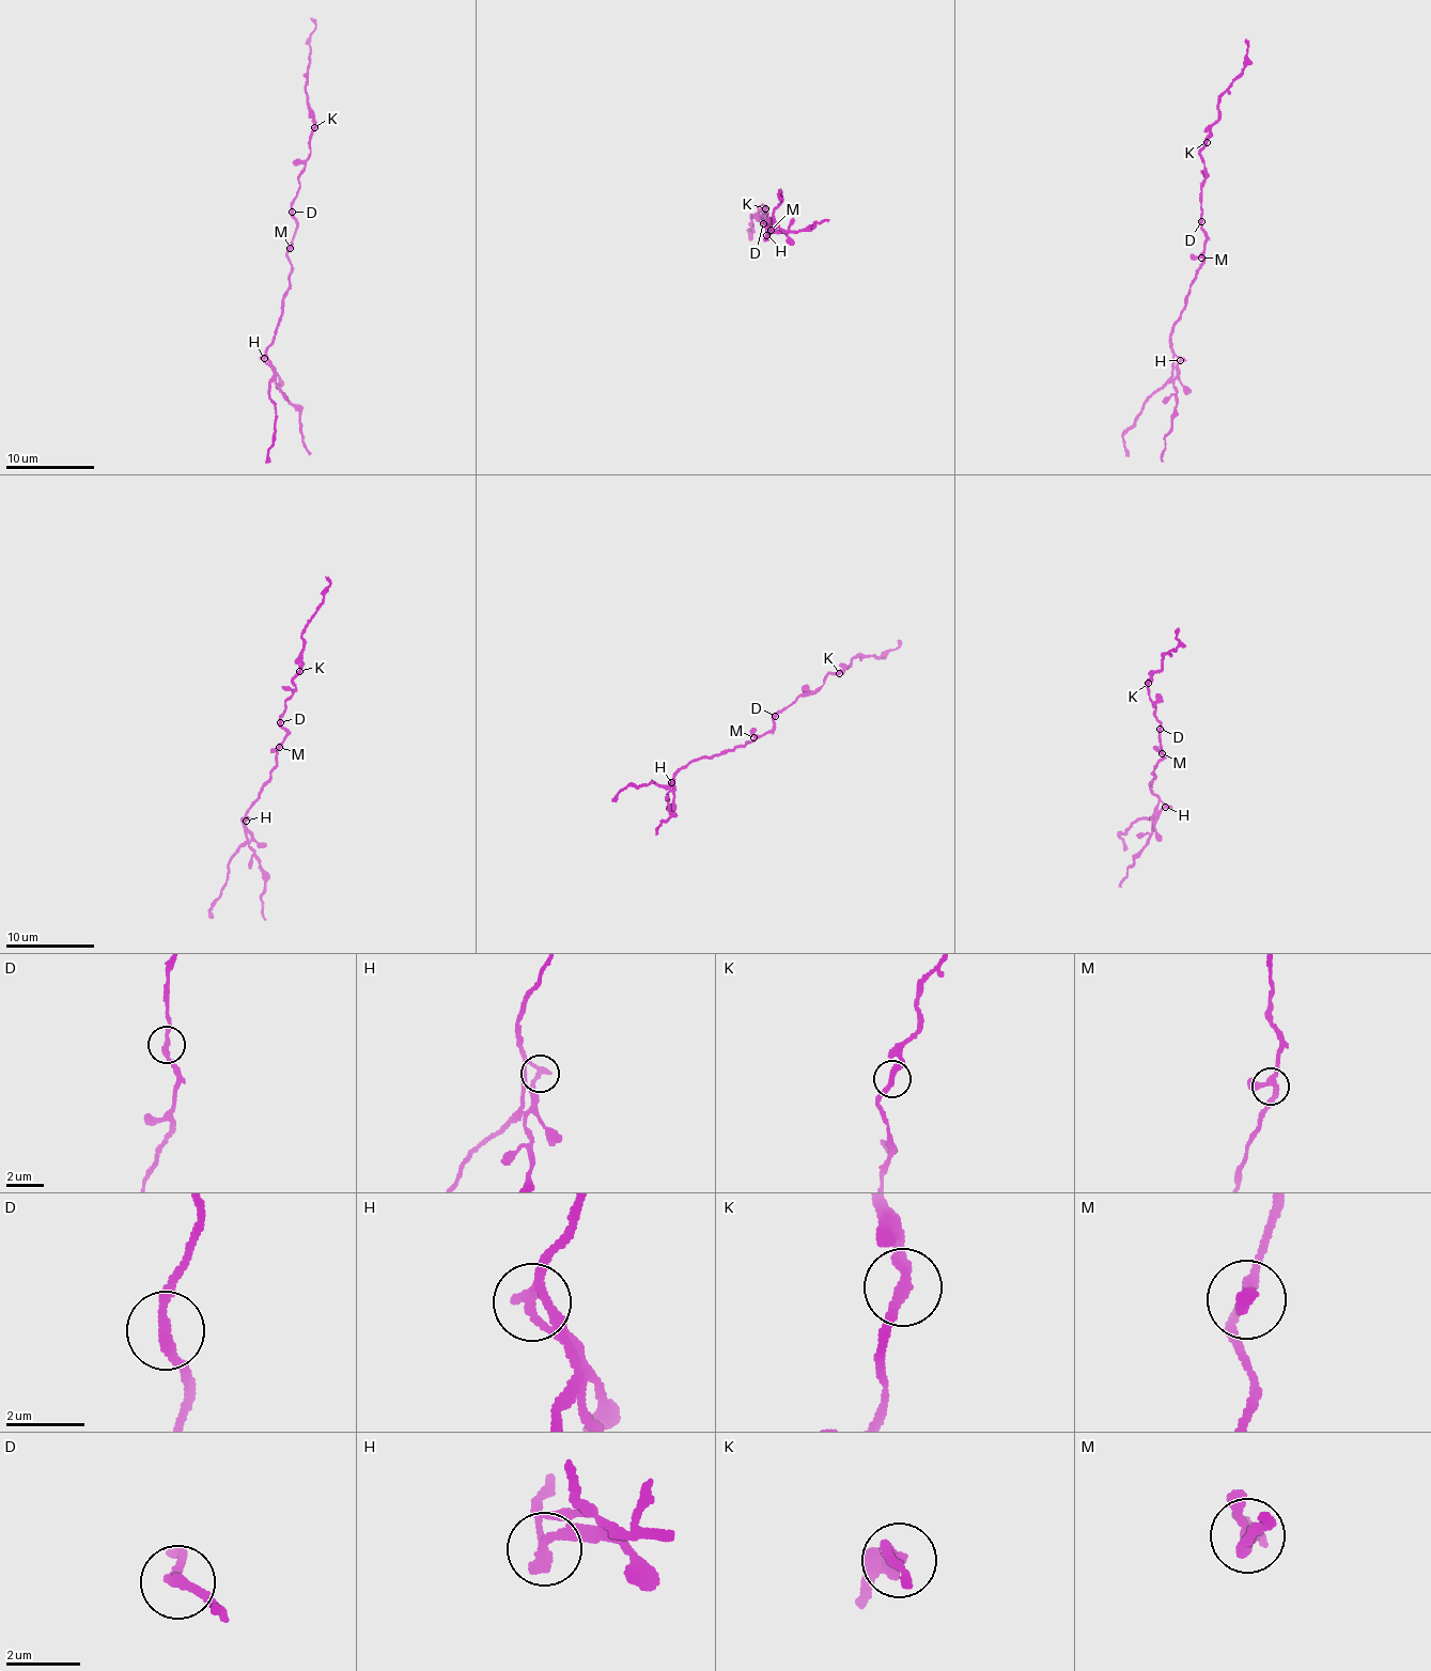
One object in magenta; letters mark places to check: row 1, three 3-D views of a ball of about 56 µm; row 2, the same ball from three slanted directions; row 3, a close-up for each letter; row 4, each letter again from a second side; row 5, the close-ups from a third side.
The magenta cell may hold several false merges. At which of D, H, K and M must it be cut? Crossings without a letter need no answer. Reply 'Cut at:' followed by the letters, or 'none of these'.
Cut at: H

